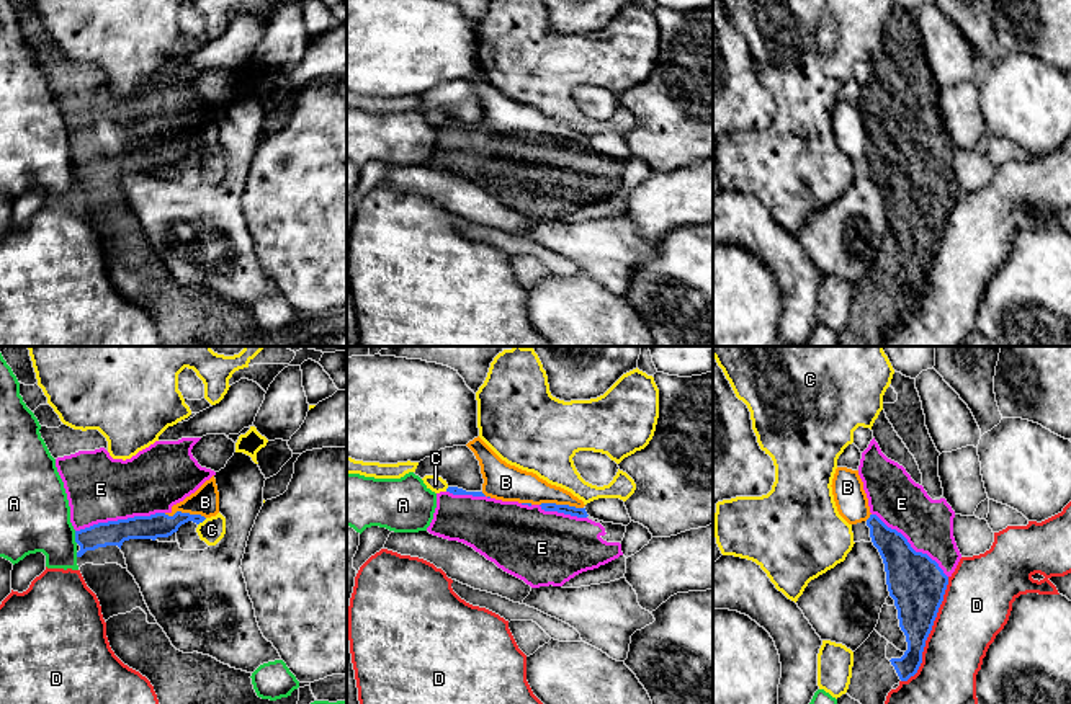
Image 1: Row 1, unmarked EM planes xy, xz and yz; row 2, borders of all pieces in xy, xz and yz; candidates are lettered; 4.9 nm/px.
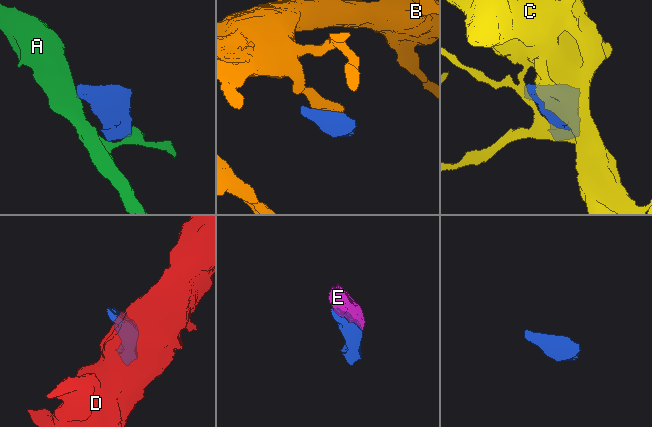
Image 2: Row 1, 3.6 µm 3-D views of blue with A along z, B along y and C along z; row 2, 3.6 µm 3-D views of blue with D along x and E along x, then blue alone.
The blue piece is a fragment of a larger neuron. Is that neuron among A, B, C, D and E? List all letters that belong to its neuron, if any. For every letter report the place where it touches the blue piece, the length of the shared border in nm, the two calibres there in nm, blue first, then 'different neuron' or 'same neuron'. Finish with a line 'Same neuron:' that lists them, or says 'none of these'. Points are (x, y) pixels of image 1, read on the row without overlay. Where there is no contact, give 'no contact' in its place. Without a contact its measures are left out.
A: meets blue in xy at (76, 172); contact 70 nm long; 130 nm thick on the blue side, 360 nm on the other; different neuron
B: meets blue in xz at (561, 139); contact 220 nm long; 50 nm thick on the blue side, 160 nm on the other; different neuron
C: meets blue in xy at (201, 155); contact 60 nm long; 120 nm thick on the blue side, 120 nm on the other; different neuron
D: meets blue in yz at (929, 267); contact 550 nm long; 280 nm thick on the blue side, 320 nm on the other; different neuron
E: meets blue in xy at (120, 154); contact 460 nm long; 130 nm thick on the blue side, 320 nm on the other; same neuron
Same neuron: E

